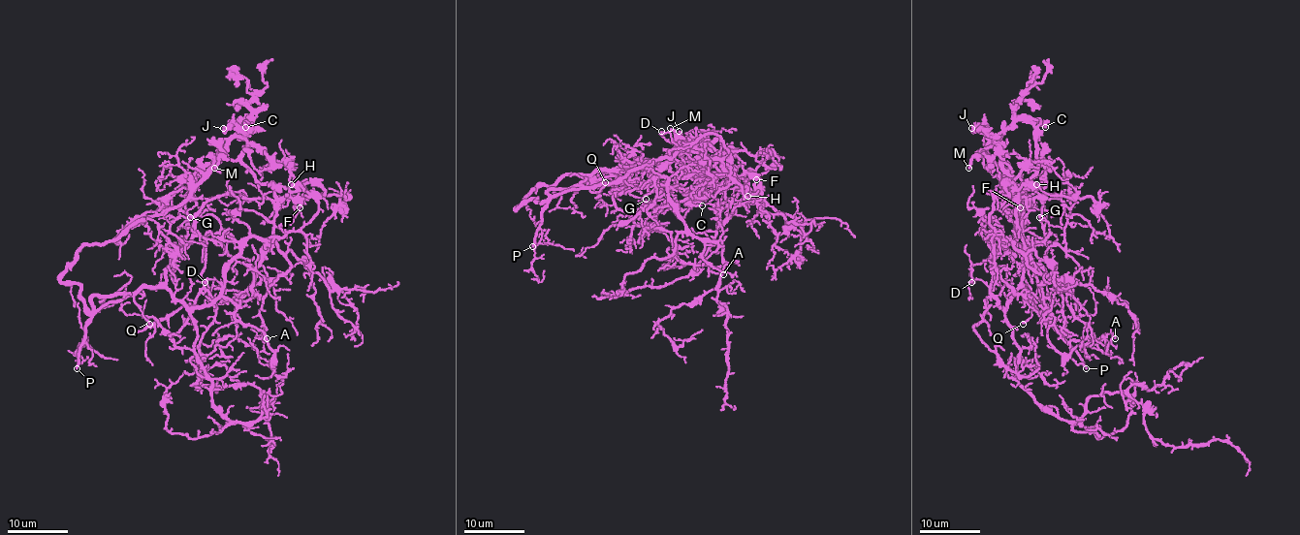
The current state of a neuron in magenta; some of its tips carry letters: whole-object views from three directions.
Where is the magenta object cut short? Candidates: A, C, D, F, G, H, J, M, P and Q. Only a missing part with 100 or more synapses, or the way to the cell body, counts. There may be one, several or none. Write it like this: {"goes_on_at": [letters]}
{"goes_on_at": ["P"]}

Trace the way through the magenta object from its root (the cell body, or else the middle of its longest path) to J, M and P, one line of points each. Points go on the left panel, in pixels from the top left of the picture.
J: (191, 317), (167, 287), (166, 267), (188, 245), (194, 228), (180, 204), (223, 148), (242, 133), (223, 128)
M: (191, 317), (167, 287), (166, 267), (188, 245), (194, 228), (180, 204), (221, 154), (224, 139), (214, 168)
P: (191, 317), (166, 289), (140, 287), (104, 303), (94, 313), (85, 328), (77, 368)

